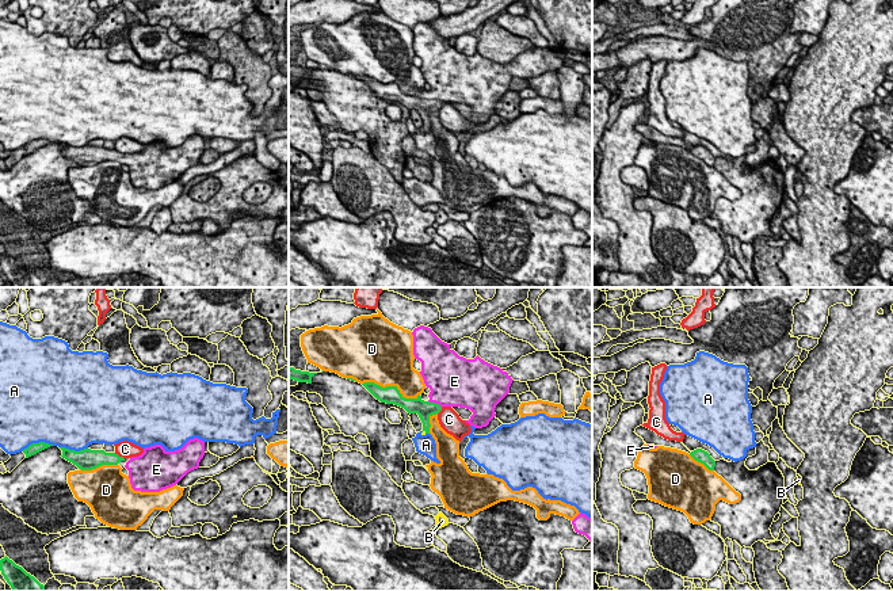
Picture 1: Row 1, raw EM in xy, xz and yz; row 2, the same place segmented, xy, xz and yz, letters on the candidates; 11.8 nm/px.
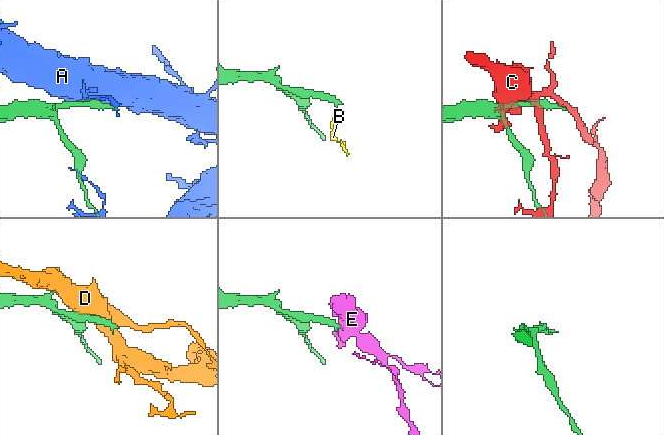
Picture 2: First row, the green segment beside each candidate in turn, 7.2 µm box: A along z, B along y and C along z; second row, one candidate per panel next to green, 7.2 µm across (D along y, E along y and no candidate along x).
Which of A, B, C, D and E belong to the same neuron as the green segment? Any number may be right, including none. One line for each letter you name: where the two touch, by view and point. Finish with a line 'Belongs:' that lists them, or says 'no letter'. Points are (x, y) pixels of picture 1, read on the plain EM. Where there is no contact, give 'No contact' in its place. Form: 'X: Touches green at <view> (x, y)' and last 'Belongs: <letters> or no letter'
B: Touches green at xz (424, 126)
E: Touches green at xz (434, 99)
Belongs: B, E

